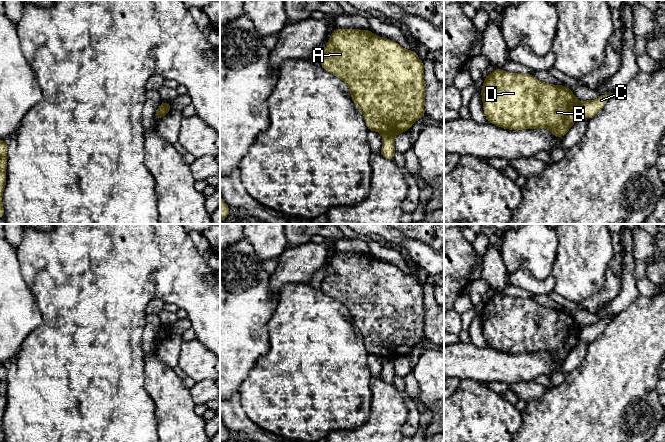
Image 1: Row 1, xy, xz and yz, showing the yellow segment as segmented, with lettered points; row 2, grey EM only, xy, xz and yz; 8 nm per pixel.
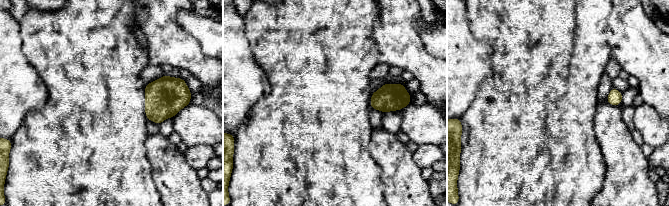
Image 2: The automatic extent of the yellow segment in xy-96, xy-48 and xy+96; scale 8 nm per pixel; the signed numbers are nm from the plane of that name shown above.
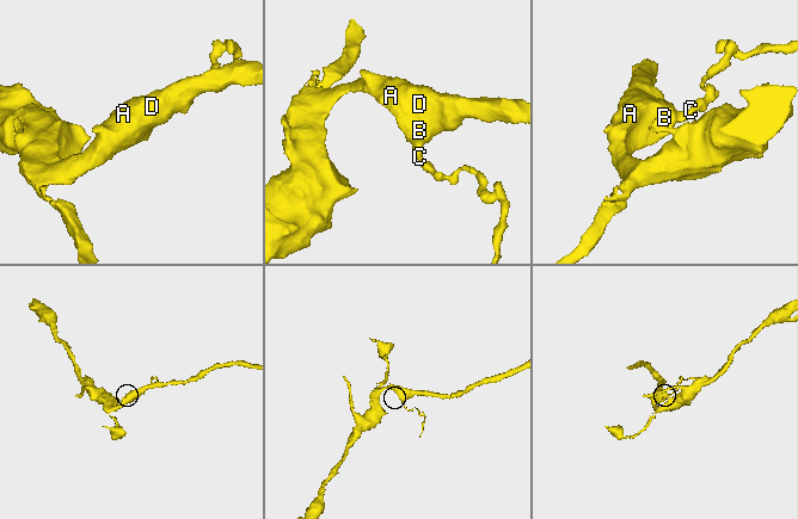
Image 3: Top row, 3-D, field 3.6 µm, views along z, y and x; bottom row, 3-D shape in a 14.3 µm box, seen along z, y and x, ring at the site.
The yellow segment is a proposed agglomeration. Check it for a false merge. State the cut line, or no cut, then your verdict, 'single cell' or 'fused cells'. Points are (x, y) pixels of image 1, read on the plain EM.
cut yz (581, 327), (578, 338); fused cells

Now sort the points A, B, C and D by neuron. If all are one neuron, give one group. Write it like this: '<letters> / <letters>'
A B D / C

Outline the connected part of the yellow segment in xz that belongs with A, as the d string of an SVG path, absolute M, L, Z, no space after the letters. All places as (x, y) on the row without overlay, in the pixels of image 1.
M335 252L320 289L348 309L352 324L363 337L369 355L395 361L425 340L424 290L412 273L406 274L370 254Z

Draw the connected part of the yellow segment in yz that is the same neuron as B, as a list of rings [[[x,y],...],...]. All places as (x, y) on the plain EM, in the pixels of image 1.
[[[500,292],[484,302],[481,319],[488,347],[509,354],[546,352],[556,361],[564,361],[574,349],[581,329],[569,311],[544,307],[532,298],[504,296]]]

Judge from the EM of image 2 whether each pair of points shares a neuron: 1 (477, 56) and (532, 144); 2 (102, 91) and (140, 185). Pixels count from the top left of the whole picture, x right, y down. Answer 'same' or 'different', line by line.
1: different
2: same

